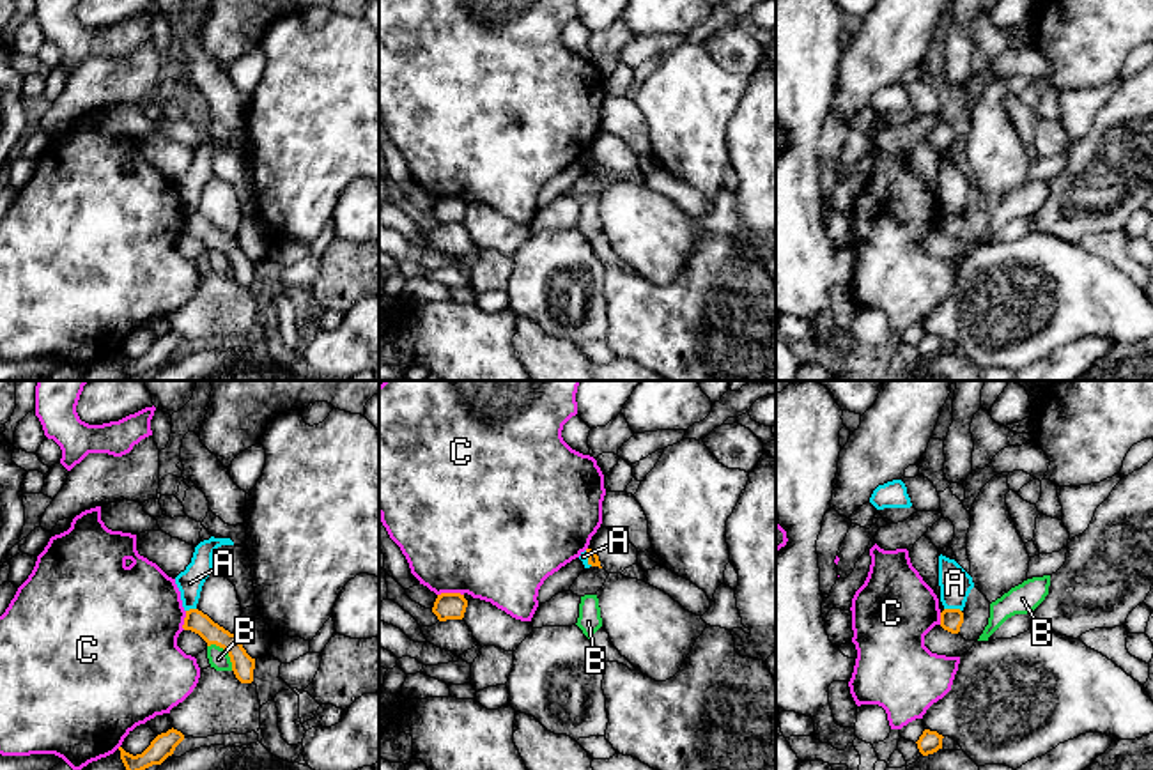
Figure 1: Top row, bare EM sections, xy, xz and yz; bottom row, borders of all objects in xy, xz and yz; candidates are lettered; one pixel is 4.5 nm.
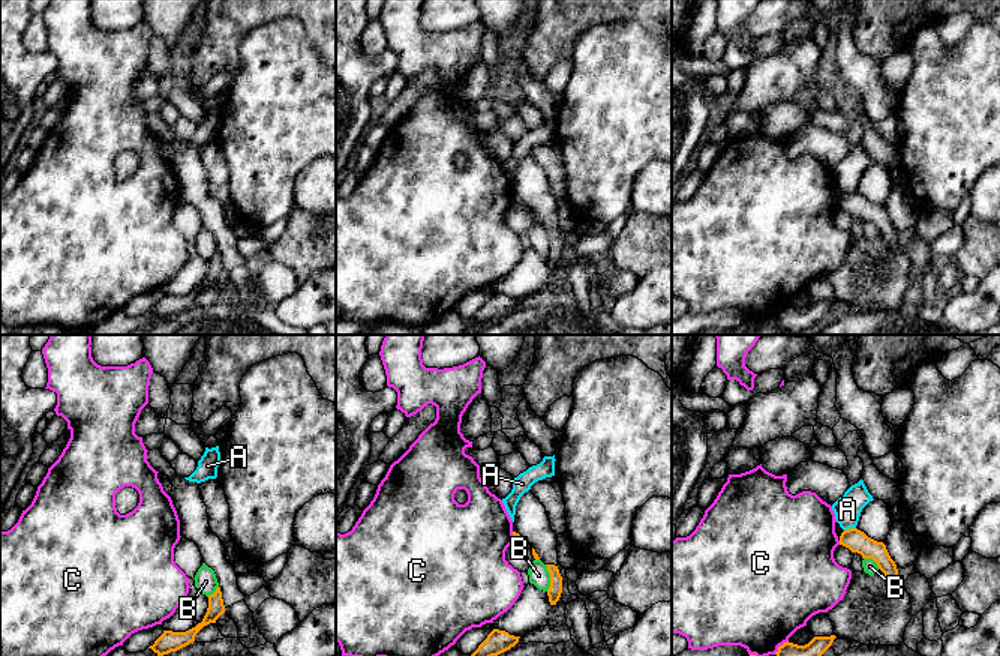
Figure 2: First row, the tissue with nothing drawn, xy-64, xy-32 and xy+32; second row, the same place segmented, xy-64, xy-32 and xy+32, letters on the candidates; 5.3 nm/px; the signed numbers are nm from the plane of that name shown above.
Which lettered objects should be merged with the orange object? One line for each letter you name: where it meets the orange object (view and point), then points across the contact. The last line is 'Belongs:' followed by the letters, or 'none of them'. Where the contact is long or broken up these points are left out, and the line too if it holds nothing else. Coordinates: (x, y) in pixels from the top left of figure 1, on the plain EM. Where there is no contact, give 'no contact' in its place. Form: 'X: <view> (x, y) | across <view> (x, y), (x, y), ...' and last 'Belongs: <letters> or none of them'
Belongs: none of them

